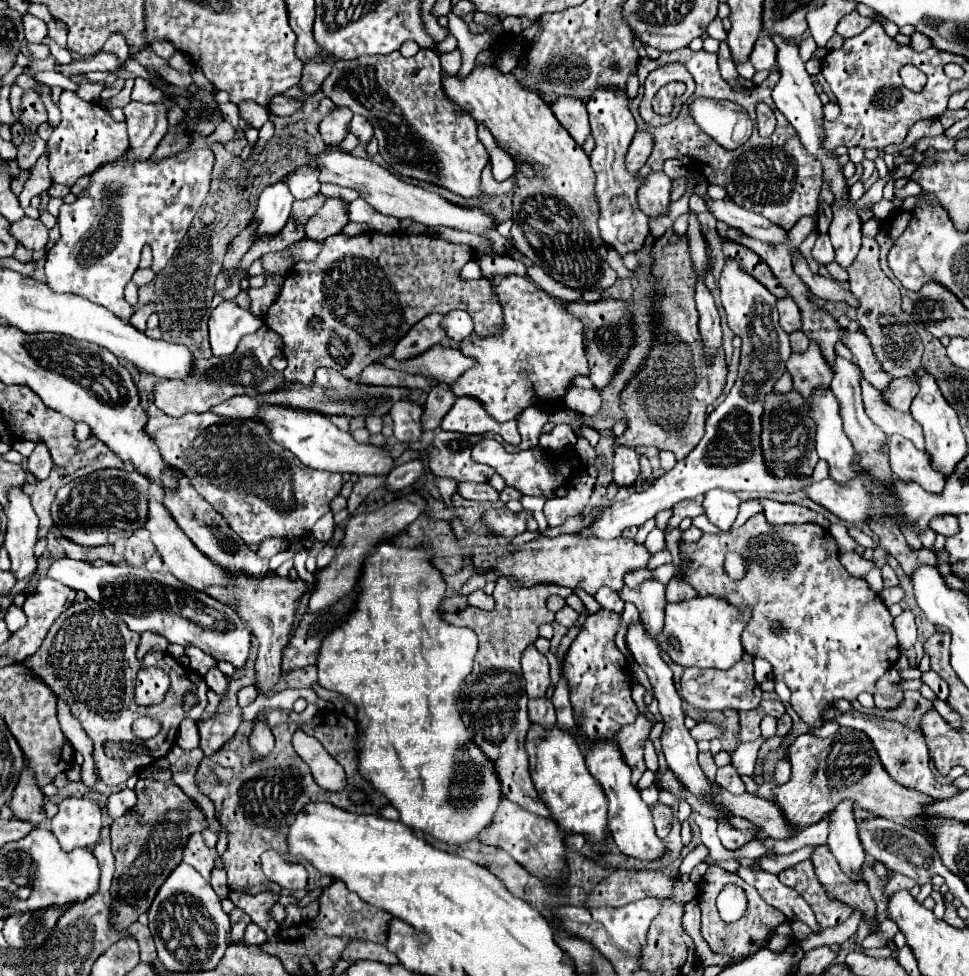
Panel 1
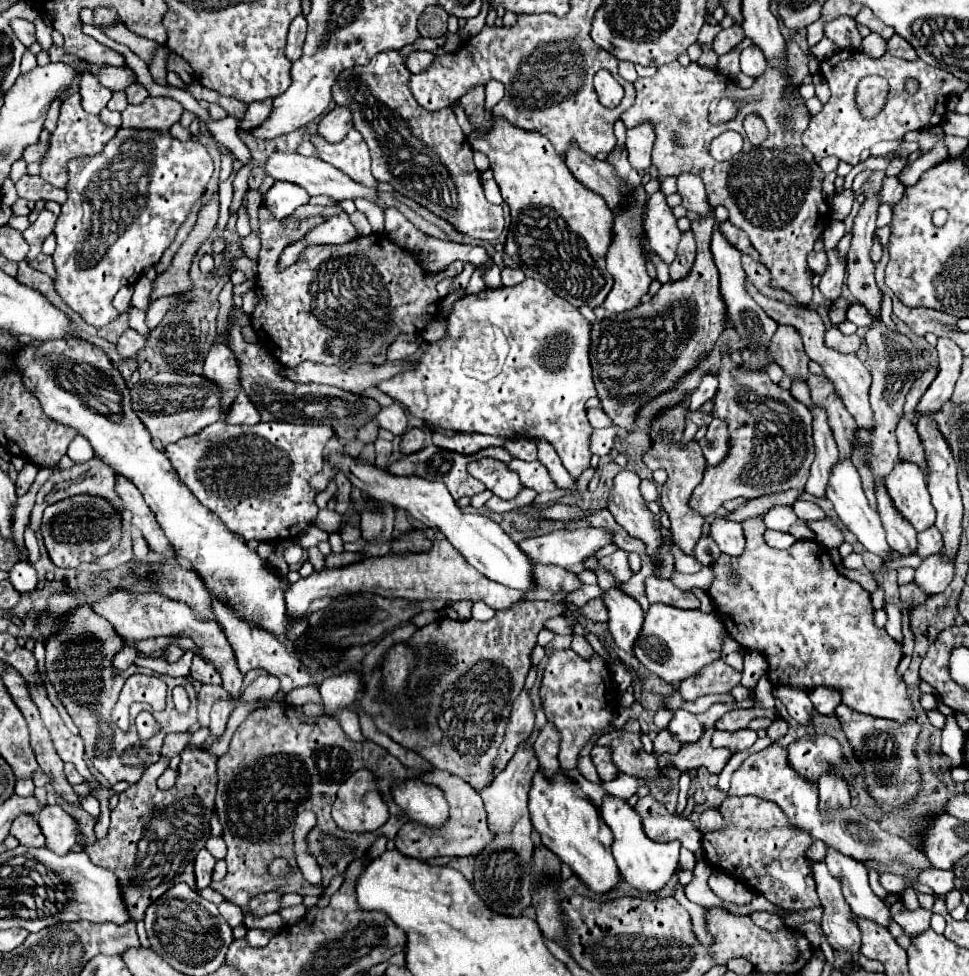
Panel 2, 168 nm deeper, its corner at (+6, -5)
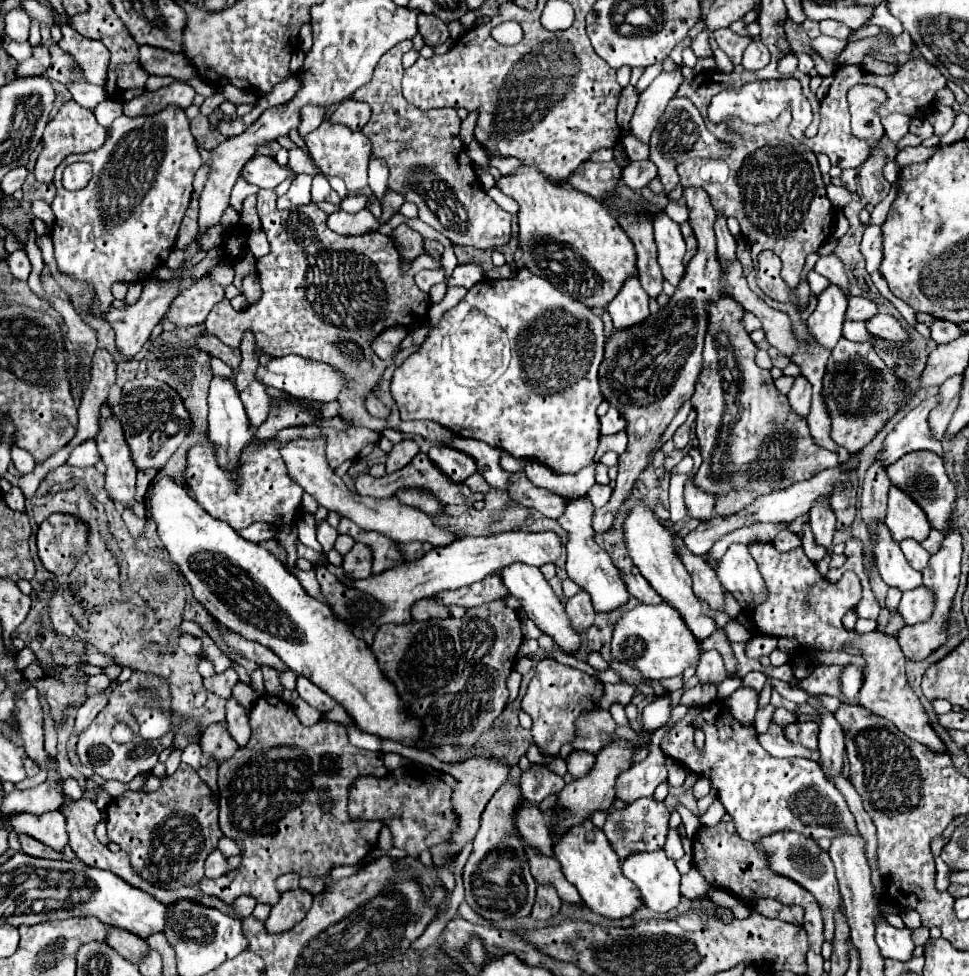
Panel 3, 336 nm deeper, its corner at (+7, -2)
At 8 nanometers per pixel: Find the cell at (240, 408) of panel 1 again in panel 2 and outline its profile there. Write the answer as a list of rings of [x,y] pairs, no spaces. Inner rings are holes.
[[[241,391],[239,397],[235,399],[235,405],[231,405],[231,409],[227,409],[225,419],[229,423],[237,423],[237,425],[255,425],[255,423],[259,423],[259,413],[253,407],[253,403],[249,401],[249,397]]]

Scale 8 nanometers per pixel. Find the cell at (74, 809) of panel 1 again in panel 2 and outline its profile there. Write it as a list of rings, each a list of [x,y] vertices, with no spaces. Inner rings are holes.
[[[45,805],[35,815],[35,821],[39,823],[39,827],[47,839],[47,847],[53,853],[65,855],[75,847],[75,843],[79,839],[79,825],[63,807]]]

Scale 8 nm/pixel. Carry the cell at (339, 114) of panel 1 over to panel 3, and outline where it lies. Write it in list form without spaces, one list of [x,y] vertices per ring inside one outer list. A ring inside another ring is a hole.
[[[344,100],[336,106],[334,114],[330,114],[330,120],[336,124],[346,124],[352,130],[362,130],[362,126],[370,120],[370,106],[366,102],[358,102],[358,100]]]

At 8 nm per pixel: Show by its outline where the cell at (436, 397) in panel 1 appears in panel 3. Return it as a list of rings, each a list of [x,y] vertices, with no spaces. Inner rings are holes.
[[[404,440],[392,448],[392,452],[386,458],[386,472],[396,472],[402,466],[406,466],[414,456],[418,454],[418,444],[414,440]]]

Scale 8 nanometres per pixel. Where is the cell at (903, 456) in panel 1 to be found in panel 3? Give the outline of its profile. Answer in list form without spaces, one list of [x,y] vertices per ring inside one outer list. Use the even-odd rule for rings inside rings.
[[[894,486],[888,492],[886,526],[896,542],[902,542],[906,538],[924,542],[930,532],[930,522],[922,508]]]

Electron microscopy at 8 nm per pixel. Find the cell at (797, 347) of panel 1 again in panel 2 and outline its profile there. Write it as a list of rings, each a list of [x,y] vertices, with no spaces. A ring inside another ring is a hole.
[[[799,379],[793,381],[790,392],[798,401],[801,401],[809,410],[813,408],[813,402],[807,384]]]

